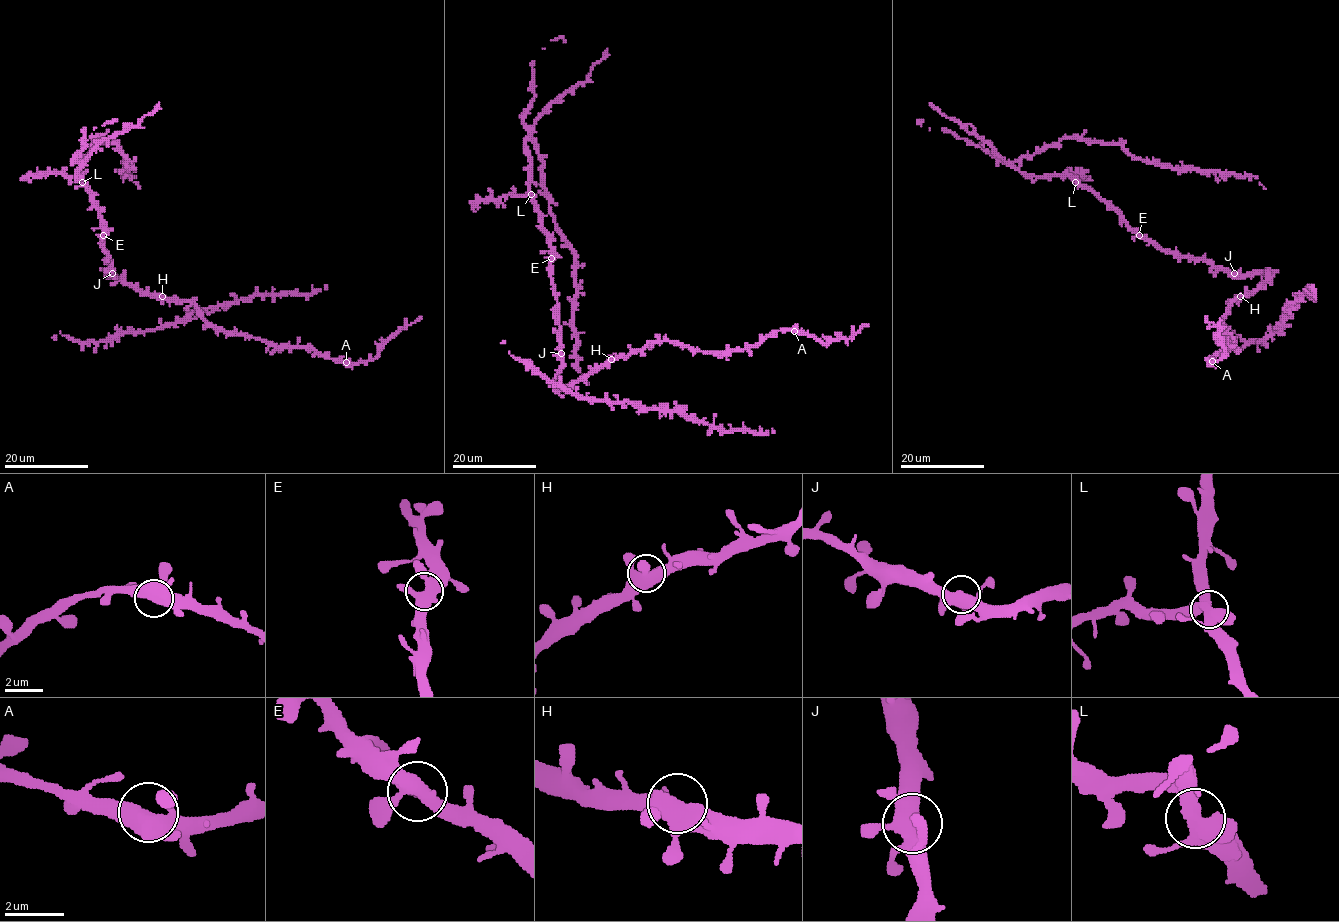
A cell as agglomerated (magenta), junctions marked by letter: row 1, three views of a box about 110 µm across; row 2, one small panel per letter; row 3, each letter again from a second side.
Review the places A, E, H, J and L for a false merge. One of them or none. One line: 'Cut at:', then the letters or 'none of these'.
Cut at: L

